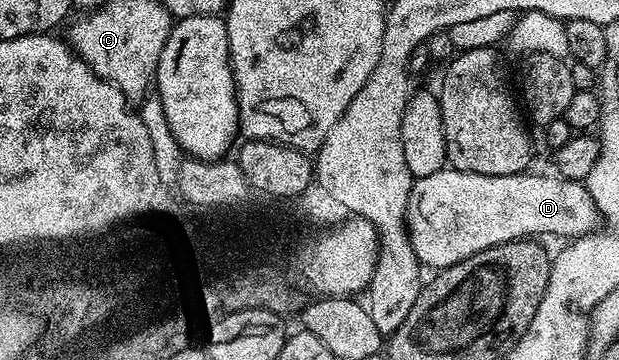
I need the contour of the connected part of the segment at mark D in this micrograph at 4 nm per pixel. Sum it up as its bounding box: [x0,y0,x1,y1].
[406,168,600,272]

